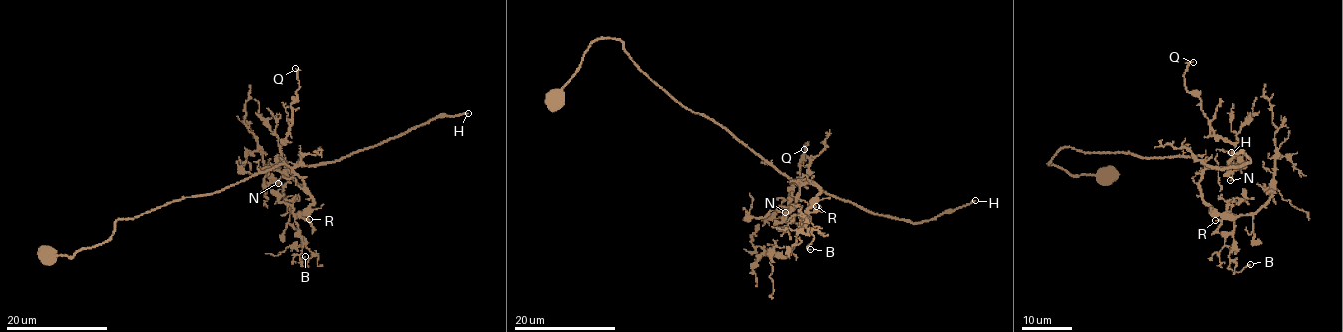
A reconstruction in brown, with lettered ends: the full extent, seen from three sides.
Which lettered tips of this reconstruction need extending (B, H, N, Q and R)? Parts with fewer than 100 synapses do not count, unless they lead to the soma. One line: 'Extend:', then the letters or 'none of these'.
Extend: H

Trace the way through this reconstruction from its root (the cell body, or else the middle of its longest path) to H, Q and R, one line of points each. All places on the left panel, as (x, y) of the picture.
H: (49, 254), (70, 257), (104, 243), (118, 219), (220, 192), (279, 165), (333, 163), (438, 117), (468, 113)
Q: (49, 254), (104, 243), (118, 219), (279, 165), (292, 172), (280, 145), (299, 88), (295, 68)
R: (49, 254), (70, 257), (104, 243), (118, 219), (281, 164), (312, 199), (302, 214), (309, 219)

